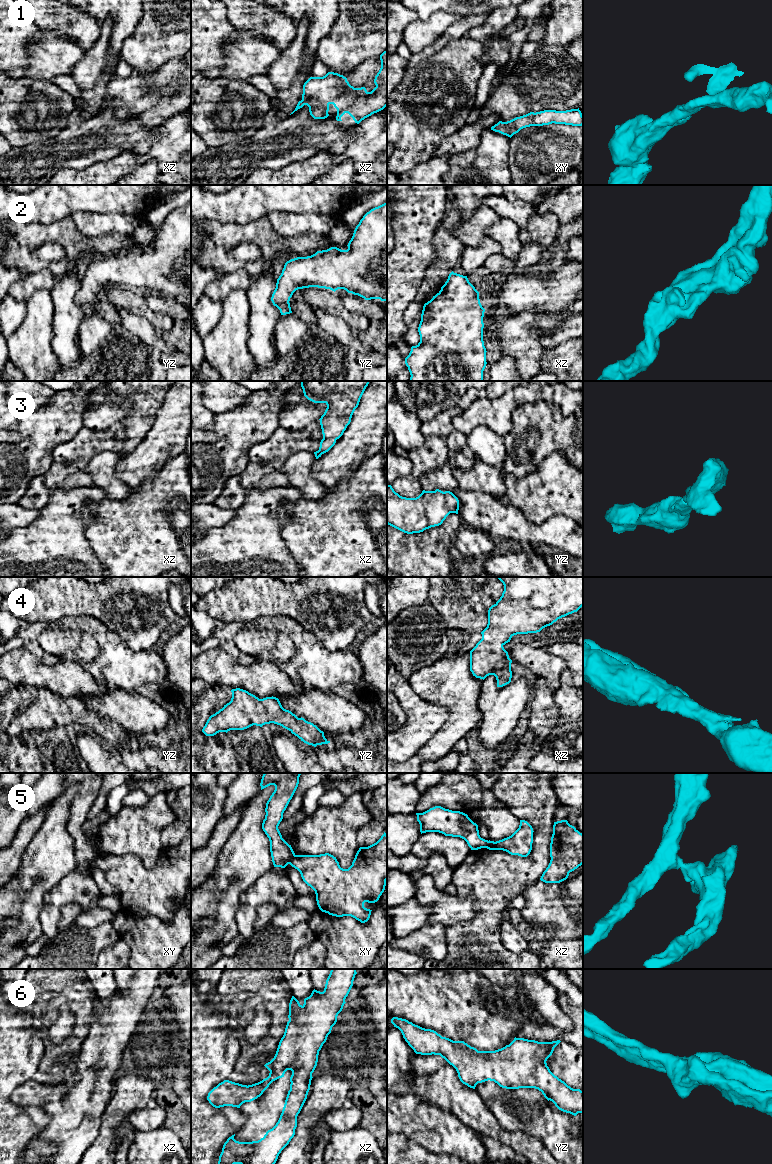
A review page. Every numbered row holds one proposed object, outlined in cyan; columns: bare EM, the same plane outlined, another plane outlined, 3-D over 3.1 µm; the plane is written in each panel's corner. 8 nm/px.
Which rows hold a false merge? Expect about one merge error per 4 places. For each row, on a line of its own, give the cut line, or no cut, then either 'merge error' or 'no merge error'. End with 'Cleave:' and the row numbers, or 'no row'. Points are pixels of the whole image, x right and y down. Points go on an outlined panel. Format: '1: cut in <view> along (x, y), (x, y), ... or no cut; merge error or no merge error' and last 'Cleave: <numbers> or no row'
1: no cut; no merge error
2: no cut; no merge error
3: no cut; no merge error
4: no cut; no merge error
5: cut in xy along (295, 855), (288, 863); merge error
6: no cut; no merge error
Cleave: 5

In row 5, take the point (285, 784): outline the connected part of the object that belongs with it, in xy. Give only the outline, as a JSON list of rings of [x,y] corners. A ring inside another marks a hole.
[[[264,773],[261,779],[261,790],[274,785],[275,790],[266,803],[265,819],[262,829],[269,838],[270,852],[274,867],[285,868],[295,856],[291,847],[278,829],[283,813],[292,799],[302,773]]]

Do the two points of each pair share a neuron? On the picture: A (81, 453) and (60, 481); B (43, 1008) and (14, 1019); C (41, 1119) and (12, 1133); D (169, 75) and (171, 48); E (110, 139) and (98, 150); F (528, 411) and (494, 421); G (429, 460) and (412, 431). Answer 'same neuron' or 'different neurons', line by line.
A: same neuron
B: different neurons
C: same neuron
D: different neurons
E: same neuron
F: different neurons
G: different neurons

